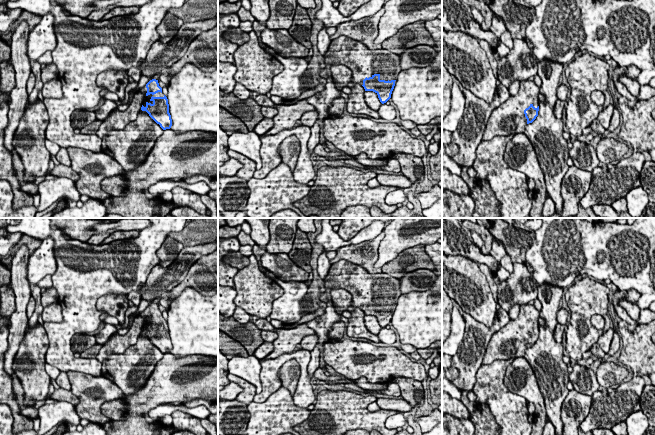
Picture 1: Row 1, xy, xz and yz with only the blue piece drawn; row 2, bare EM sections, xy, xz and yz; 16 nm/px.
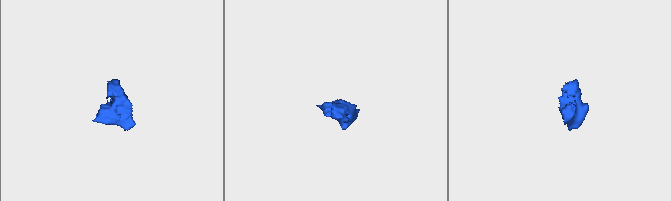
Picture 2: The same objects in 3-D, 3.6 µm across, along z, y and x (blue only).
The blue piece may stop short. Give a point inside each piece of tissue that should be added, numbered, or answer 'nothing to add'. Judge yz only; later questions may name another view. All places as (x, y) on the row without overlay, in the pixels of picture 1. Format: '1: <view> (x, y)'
1: yz (504, 344)

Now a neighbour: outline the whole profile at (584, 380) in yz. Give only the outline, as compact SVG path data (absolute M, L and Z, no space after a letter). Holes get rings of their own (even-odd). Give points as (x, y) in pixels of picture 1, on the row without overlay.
M575 364L572 368L569 380L577 392L592 396L594 392L598 391L600 385L593 370L580 364Z

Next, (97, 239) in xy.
M99 233L92 235L88 240L87 243L91 245L100 245L105 238L107 238L110 234L109 233Z

